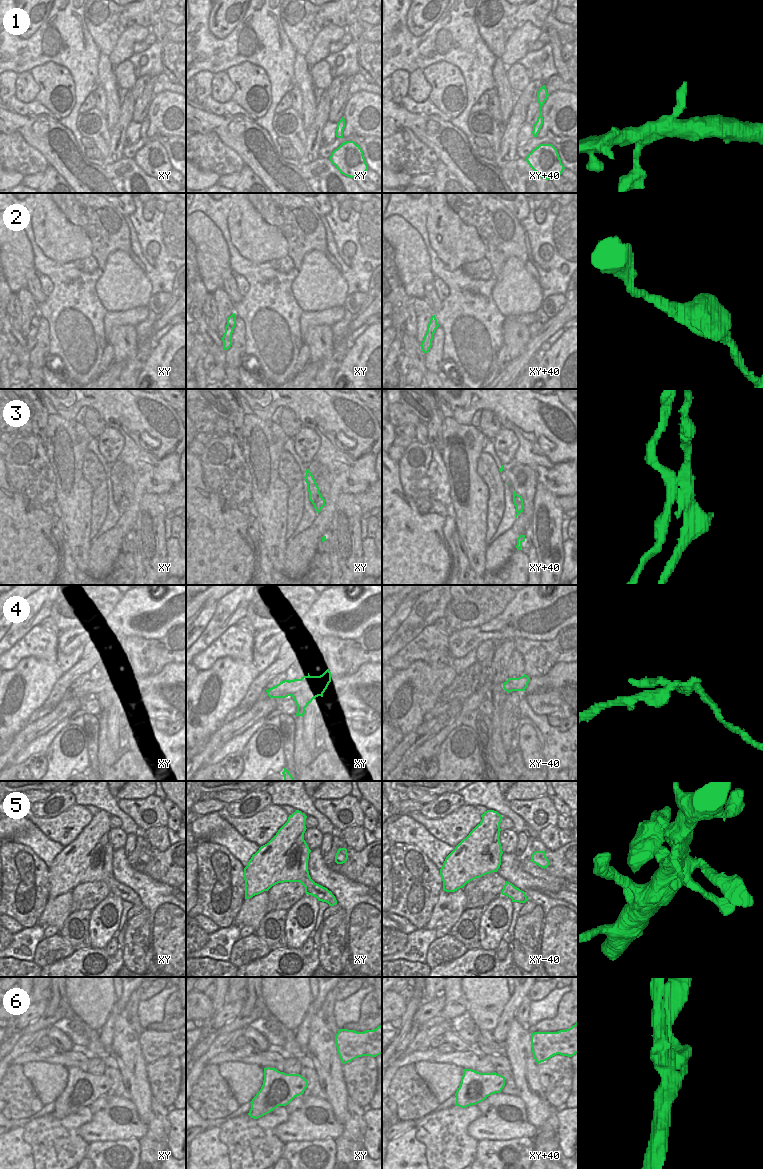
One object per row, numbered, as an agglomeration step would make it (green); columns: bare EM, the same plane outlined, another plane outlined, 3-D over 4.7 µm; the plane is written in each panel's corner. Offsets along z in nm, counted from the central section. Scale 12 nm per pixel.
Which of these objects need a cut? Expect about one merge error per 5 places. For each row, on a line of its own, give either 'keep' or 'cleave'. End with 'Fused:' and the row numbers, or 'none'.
1: keep
2: keep
3: cleave
4: cleave
5: keep
6: keep
Fused: 3, 4

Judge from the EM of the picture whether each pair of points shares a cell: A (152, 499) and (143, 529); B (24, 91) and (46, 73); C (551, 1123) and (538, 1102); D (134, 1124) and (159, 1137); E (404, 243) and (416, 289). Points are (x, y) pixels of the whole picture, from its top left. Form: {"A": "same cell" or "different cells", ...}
{"A": "same cell", "B": "different cells", "C": "different cells", "D": "different cells", "E": "same cell"}

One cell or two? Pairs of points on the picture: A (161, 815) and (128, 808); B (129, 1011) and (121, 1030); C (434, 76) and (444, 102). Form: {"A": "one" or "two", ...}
{"A": "one", "B": "two", "C": "one"}

